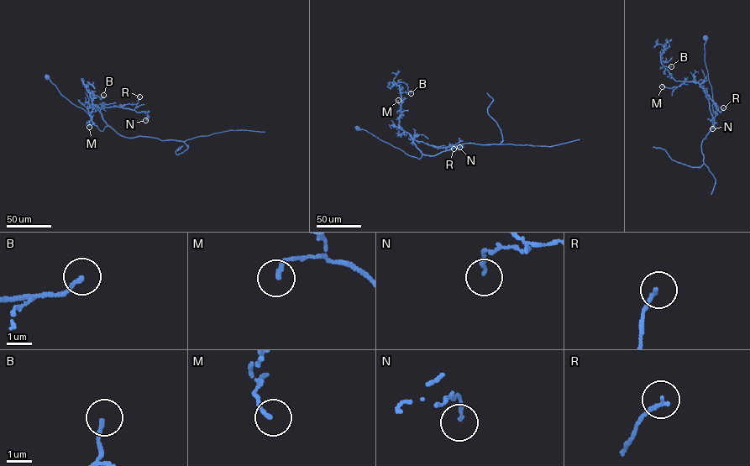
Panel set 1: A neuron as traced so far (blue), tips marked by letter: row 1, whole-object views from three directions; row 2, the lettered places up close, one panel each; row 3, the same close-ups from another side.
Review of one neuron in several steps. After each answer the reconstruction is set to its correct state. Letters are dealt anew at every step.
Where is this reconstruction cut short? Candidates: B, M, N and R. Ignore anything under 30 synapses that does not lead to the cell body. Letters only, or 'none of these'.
none of these

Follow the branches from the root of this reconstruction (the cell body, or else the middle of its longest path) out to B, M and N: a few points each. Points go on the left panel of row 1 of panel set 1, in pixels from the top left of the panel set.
B: (47, 77), (102, 131), (107, 124), (99, 108), (87, 108), (91, 112), (90, 93), (100, 99), (103, 95)
M: (47, 77), (60, 94), (86, 111), (102, 131), (107, 124), (98, 106), (87, 108), (91, 119), (89, 127)
N: (47, 77), (101, 131), (107, 126), (100, 111), (103, 107), (145, 112), (145, 120)

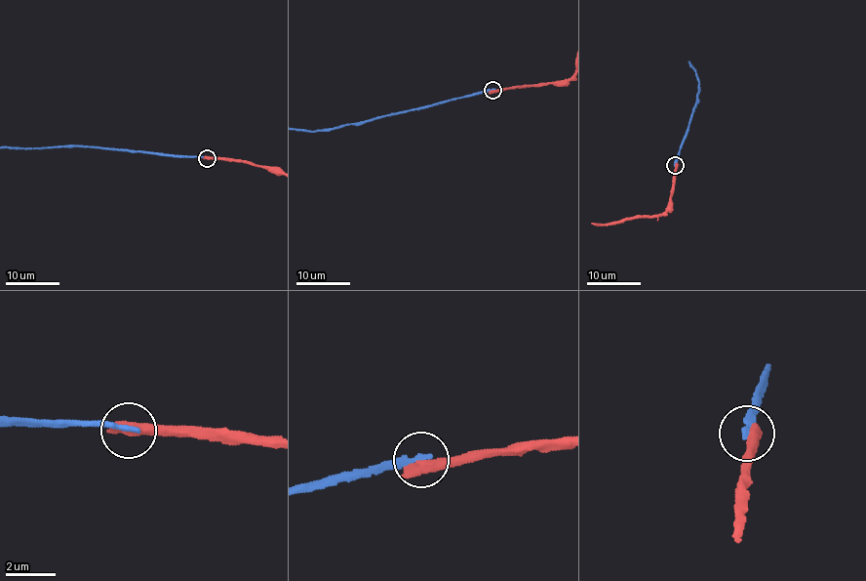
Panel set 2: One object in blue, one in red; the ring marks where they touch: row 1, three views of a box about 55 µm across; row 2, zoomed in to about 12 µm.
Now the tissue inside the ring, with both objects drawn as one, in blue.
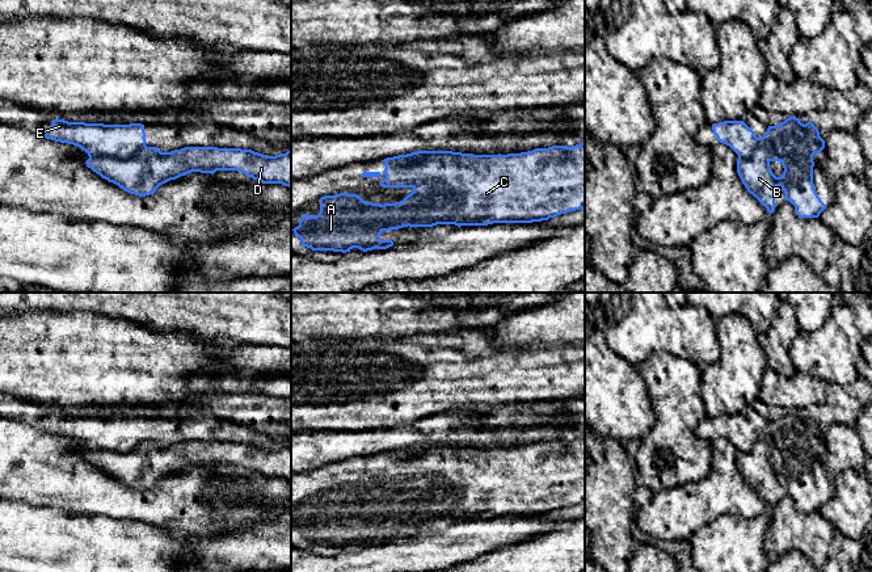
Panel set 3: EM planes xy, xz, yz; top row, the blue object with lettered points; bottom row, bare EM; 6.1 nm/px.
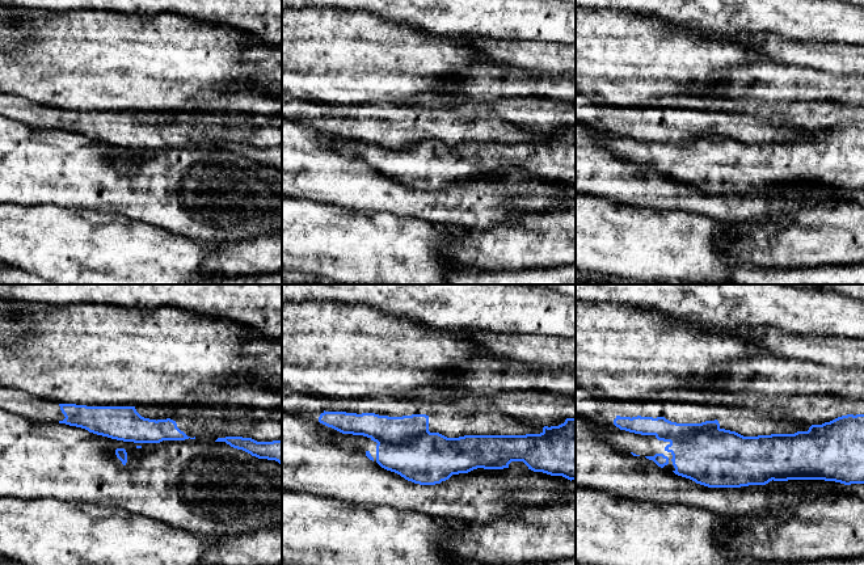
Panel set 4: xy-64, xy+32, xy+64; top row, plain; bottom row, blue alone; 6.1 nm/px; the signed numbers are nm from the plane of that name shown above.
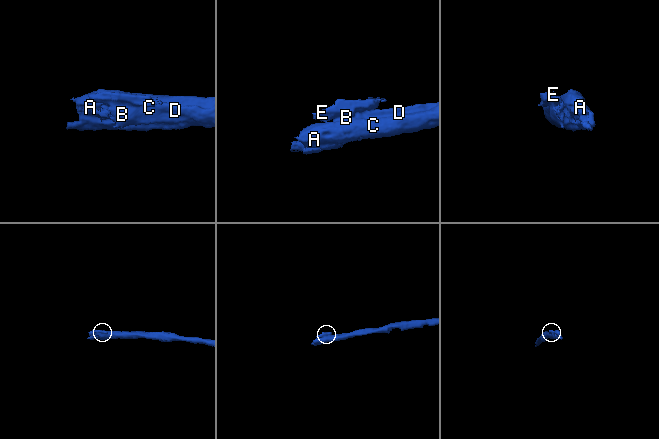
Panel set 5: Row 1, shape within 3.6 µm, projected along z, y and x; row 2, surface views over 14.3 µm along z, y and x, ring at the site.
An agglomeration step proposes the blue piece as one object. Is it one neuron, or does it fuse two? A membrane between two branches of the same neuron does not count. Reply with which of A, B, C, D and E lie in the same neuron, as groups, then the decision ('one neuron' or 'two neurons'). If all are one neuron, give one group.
A B C D / E | two neurons

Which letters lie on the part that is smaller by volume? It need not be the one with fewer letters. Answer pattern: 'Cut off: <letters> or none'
Cut off: E

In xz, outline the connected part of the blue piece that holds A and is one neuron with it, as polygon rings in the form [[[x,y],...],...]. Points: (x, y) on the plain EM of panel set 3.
[[[580,437],[572,441],[566,439],[552,439],[548,442],[535,442],[532,445],[521,446],[521,447],[507,447],[507,449],[473,449],[473,447],[462,447],[452,445],[417,445],[406,449],[399,449],[393,451],[387,451],[382,454],[386,457],[386,468],[384,474],[380,474],[383,481],[413,481],[414,484],[408,488],[403,495],[395,497],[372,497],[366,496],[357,488],[347,488],[346,485],[336,489],[324,489],[320,492],[320,506],[316,510],[309,510],[304,508],[299,514],[299,520],[292,525],[295,530],[302,534],[302,539],[311,542],[312,544],[333,544],[333,546],[350,546],[353,542],[358,542],[363,546],[378,543],[387,543],[393,539],[392,534],[382,534],[380,527],[383,525],[399,523],[403,521],[433,521],[437,518],[455,518],[460,520],[488,520],[493,517],[532,517],[548,514],[561,508],[569,505],[576,505],[585,502],[585,437]]]

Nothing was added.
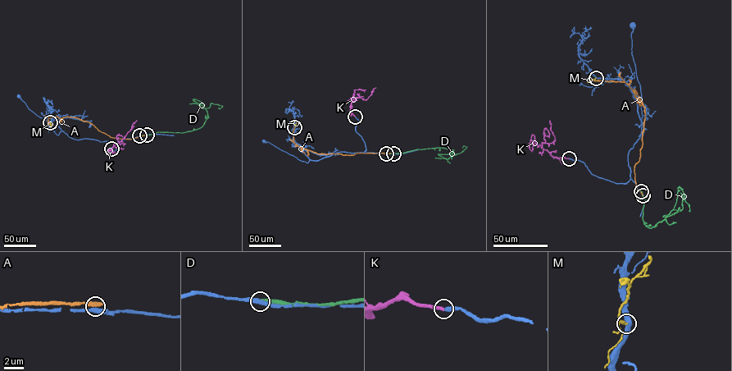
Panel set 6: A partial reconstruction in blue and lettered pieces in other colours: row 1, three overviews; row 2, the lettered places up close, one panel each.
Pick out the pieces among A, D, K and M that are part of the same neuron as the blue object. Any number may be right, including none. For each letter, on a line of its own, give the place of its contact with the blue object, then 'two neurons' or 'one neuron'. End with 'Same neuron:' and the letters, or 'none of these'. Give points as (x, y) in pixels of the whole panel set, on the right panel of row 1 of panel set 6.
A: meets blue at (643, 195); two neurons
D: meets blue at (641, 191); two neurons
K: meets blue at (569, 158); one neuron
M: meets blue at (596, 78); one neuron
Same neuron: K, M

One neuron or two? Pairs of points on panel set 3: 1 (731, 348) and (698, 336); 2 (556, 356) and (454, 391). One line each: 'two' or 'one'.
1: two
2: one

